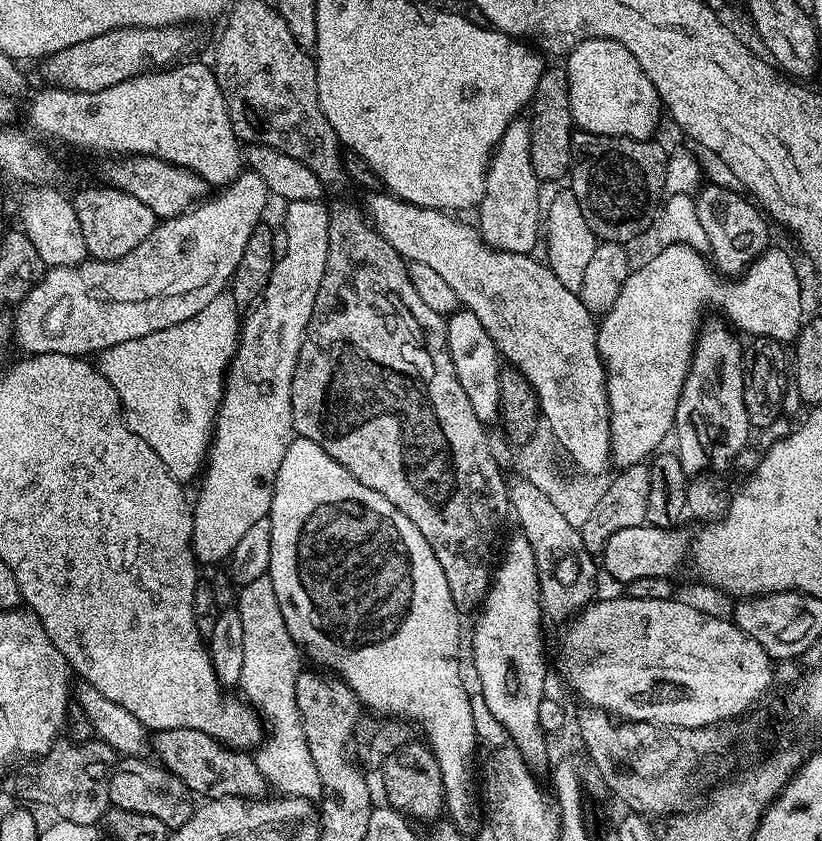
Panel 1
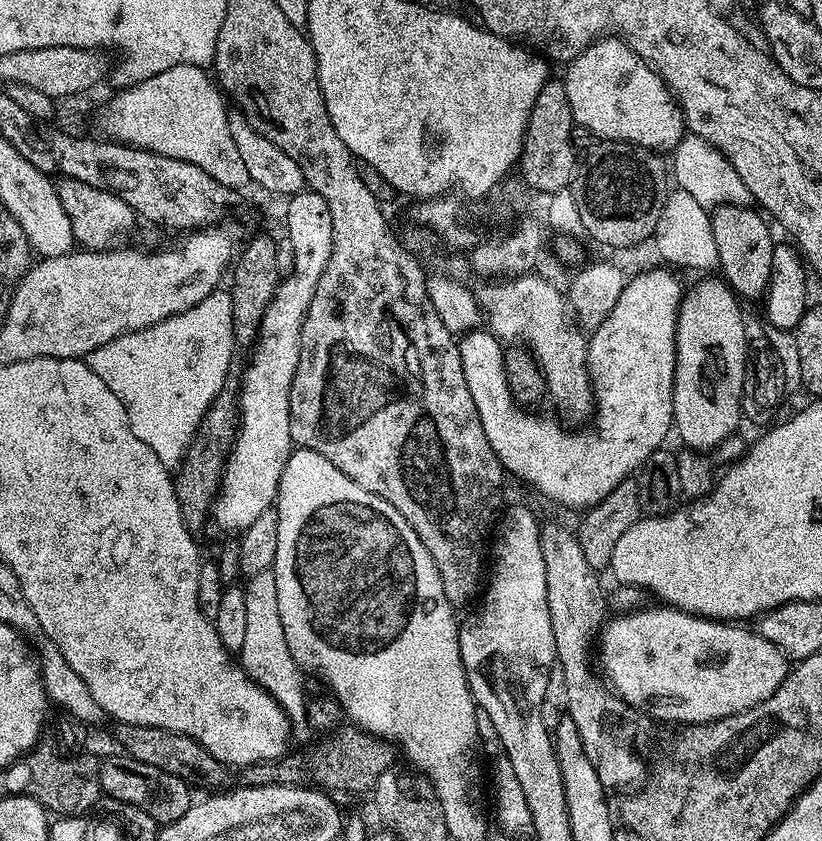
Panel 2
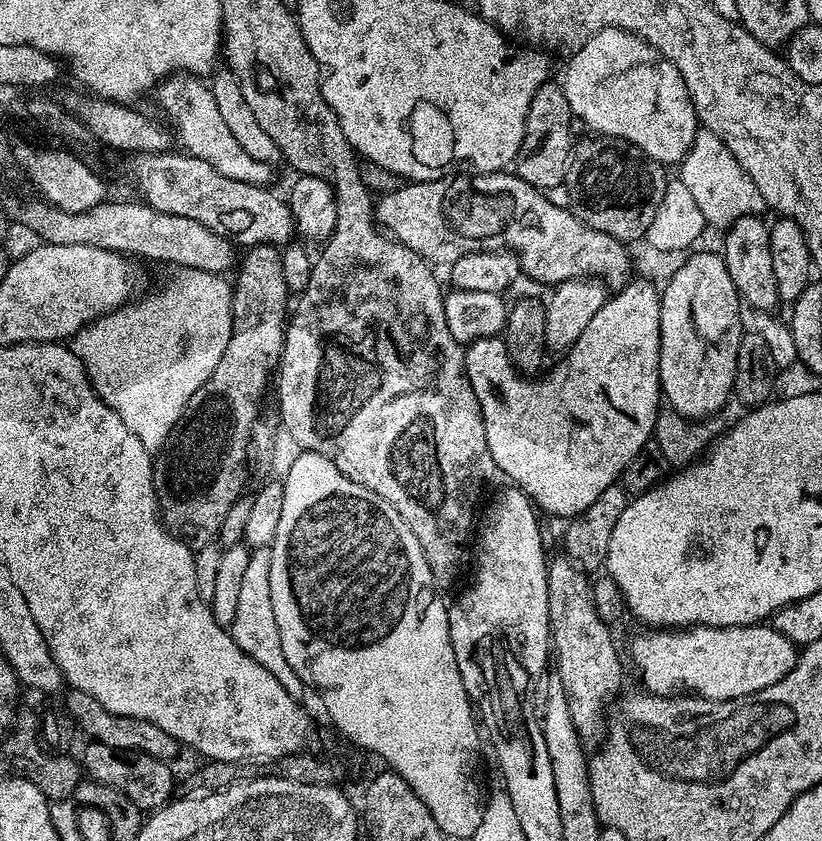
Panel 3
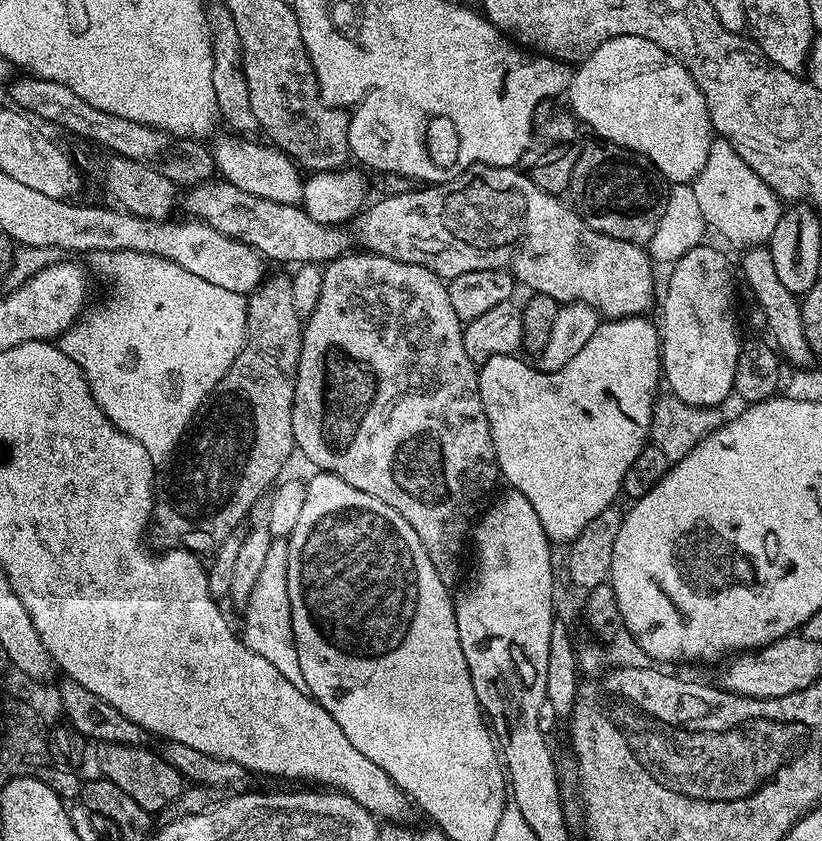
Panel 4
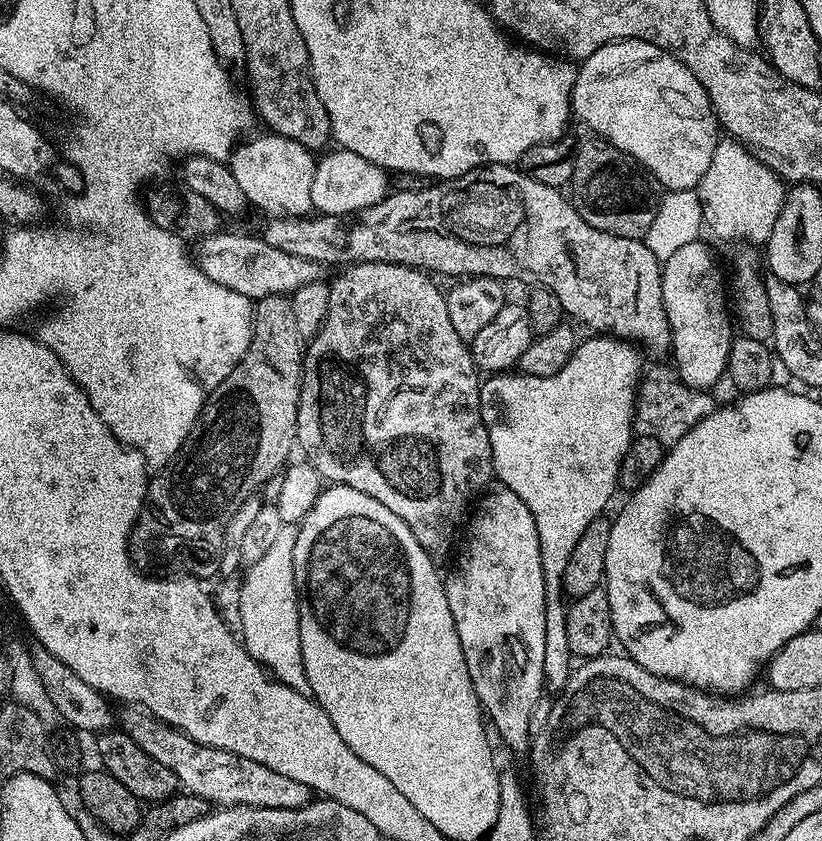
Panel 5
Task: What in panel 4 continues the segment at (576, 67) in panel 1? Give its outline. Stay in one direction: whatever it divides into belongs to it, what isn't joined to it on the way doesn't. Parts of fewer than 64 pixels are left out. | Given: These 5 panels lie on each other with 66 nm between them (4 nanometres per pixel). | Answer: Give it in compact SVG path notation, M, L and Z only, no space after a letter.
M609 36L579 61L577 68L571 73L566 96L572 99L571 111L581 125L589 124L600 135L597 137L601 141L645 156L665 181L673 185L694 181L706 164L714 133L710 114L706 110L706 98L702 98L702 90L698 90L694 78L682 62L646 38Z

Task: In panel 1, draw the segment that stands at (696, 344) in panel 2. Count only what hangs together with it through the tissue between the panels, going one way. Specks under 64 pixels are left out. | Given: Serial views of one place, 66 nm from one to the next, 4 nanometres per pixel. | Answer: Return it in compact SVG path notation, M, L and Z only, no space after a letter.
M720 320L709 324L707 321L697 335L692 364L688 367L676 411L674 448L688 474L728 468L749 443L750 425L744 402L744 348L740 344L741 337Z

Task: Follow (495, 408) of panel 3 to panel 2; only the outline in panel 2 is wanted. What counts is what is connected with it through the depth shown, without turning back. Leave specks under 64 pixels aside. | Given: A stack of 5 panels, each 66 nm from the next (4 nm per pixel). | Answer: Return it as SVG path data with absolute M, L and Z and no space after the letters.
M659 266L652 268L648 272L633 275L625 283L622 290L622 298L614 302L614 310L601 324L588 336L588 373L592 379L592 398L594 401L594 421L596 420L596 432L564 432L564 428L556 420L551 420L548 416L535 416L534 411L525 410L517 404L512 397L512 391L506 380L506 370L504 369L504 353L501 341L497 340L488 330L473 330L465 332L459 337L460 357L462 358L462 374L466 374L466 386L470 386L470 398L474 398L474 406L478 406L478 414L482 418L482 430L486 430L486 438L494 450L496 457L500 459L501 464L509 473L521 476L528 484L533 484L538 491L544 496L549 496L556 504L561 504L564 508L580 508L587 510L600 500L605 500L615 488L629 479L633 474L632 471L643 469L644 464L650 454L661 451L664 439L667 438L668 432L674 428L674 413L672 410L672 395L674 394L674 374L676 373L676 315L680 313L680 297L682 287L680 280L672 272L667 272L667 267Z

